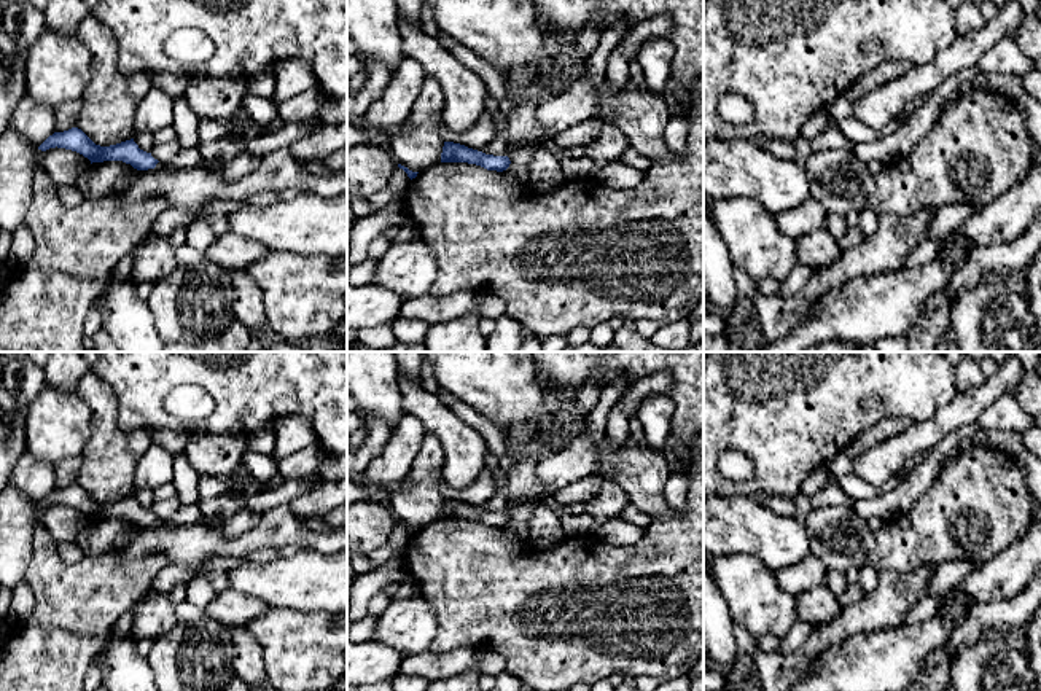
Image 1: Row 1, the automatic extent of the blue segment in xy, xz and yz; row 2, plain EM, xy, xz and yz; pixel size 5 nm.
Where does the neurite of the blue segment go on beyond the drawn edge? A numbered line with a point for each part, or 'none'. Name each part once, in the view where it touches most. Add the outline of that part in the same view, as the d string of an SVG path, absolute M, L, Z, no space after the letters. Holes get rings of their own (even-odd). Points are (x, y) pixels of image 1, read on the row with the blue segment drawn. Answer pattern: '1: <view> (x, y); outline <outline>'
none

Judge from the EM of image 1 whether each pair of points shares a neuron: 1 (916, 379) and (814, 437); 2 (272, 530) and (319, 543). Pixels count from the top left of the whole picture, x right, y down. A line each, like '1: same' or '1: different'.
1: same
2: same

